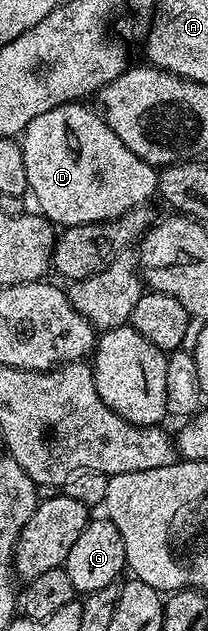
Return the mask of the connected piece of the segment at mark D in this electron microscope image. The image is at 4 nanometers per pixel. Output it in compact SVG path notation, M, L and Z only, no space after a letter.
M72 102L70 104L62 104L53 110L49 110L45 114L37 114L37 118L33 118L33 122L29 122L29 126L21 133L21 143L23 145L23 157L25 158L25 174L27 175L27 187L30 195L35 195L35 204L40 213L46 216L52 224L62 226L63 228L72 228L73 226L81 226L82 224L101 224L105 220L115 220L121 214L125 214L129 210L146 205L147 200L153 197L159 191L159 172L154 164L145 162L141 158L137 158L137 154L133 154L133 150L129 150L129 146L125 146L125 142L121 142L121 138L117 138L117 134L103 119L98 111L95 112L91 108L86 108L86 103Z

